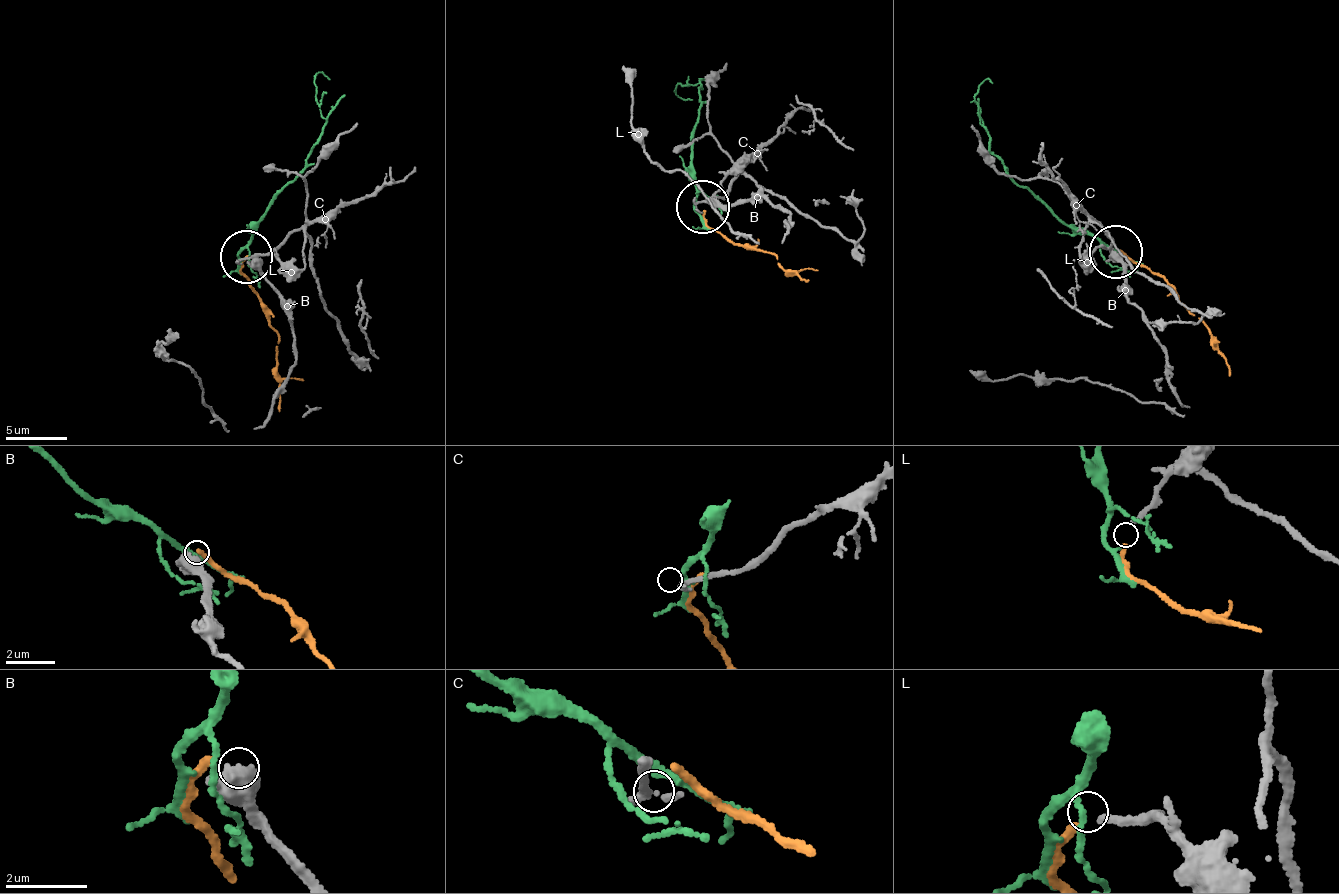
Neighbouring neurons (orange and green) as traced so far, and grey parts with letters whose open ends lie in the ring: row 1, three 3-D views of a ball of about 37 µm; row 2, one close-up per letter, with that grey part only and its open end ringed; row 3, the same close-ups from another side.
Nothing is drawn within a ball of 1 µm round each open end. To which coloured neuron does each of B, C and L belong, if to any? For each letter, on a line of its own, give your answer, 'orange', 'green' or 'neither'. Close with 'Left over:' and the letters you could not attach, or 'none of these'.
B: neither
C: neither
L: orange
Left over: B, C

